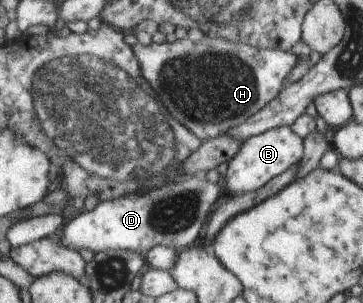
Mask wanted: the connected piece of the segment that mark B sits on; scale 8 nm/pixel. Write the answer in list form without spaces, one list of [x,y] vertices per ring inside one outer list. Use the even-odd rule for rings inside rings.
[[[278,126],[252,136],[239,147],[238,153],[228,162],[222,182],[231,195],[253,192],[264,187],[273,177],[299,164],[304,157],[304,140],[292,131],[291,126]]]

